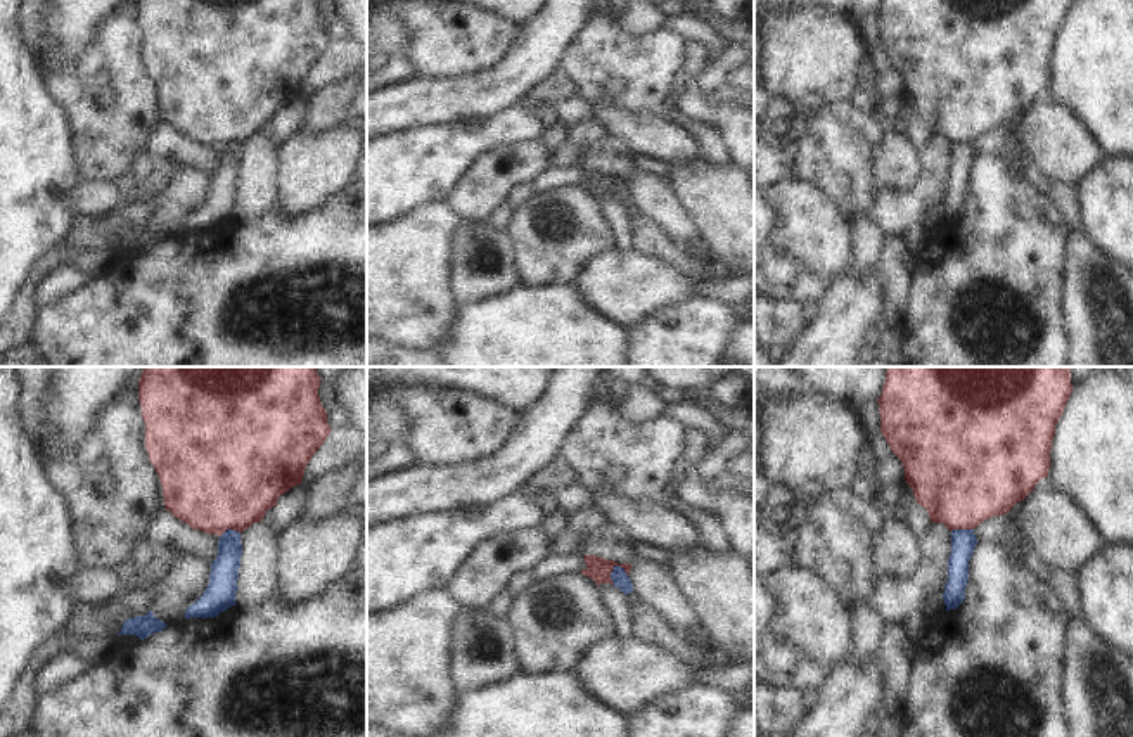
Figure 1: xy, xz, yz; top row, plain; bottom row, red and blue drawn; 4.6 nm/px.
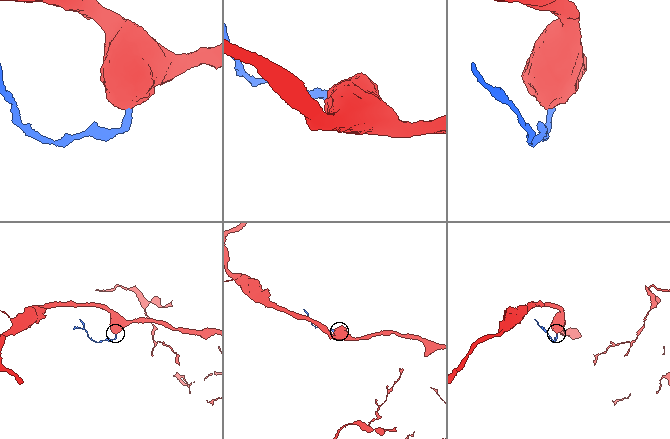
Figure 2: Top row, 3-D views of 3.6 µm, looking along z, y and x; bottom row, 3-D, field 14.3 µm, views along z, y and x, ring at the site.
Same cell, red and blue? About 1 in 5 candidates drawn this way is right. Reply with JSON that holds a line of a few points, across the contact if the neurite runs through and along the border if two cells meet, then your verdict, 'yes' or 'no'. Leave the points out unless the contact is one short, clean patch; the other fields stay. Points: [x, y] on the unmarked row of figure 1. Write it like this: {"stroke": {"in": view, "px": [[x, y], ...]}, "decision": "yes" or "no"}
{"stroke": {"in": "xz", "px": [[609, 185], [620, 179], [628, 189]]}, "decision": "no"}

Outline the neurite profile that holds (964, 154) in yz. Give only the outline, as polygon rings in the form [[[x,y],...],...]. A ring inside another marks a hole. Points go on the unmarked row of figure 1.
[[[974,142],[951,144],[951,166],[948,171],[948,194],[944,197],[946,223],[957,221],[965,211],[965,199],[969,194],[969,173],[977,157]]]

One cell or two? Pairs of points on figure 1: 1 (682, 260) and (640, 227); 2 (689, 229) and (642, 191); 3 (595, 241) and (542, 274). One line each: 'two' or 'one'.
1: one
2: one
3: one

